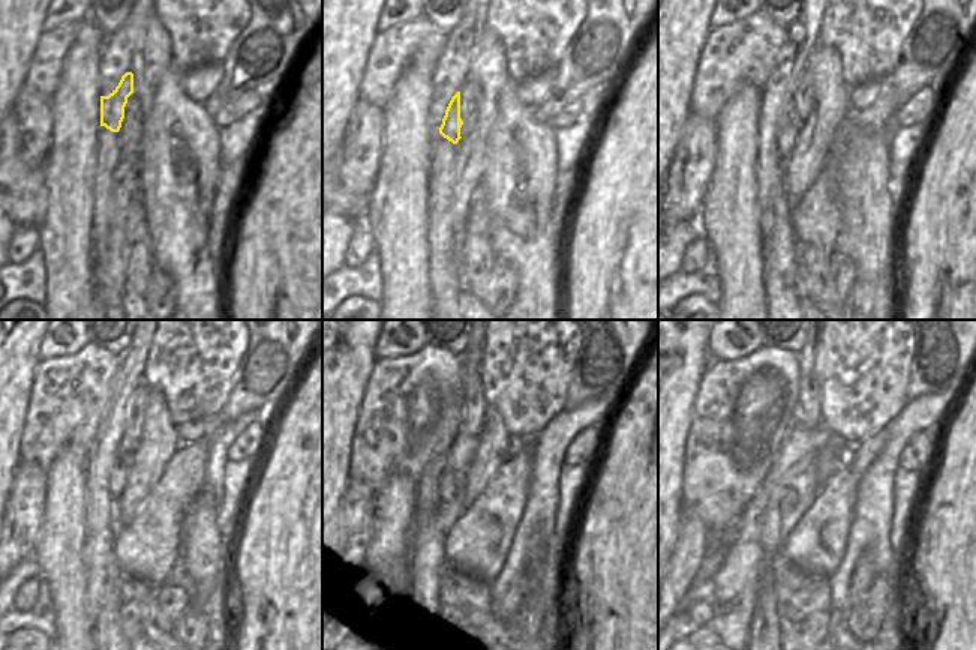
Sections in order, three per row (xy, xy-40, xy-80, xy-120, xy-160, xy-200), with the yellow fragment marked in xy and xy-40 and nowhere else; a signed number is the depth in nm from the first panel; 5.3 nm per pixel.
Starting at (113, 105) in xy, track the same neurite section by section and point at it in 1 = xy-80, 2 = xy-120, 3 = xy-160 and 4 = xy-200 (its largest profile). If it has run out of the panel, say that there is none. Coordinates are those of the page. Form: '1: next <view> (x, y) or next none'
1: next xy-80 (789, 129)
2: next xy-120 (119, 473)
3: next xy-160 (452, 506)
4: next xy-200 (789, 520)

